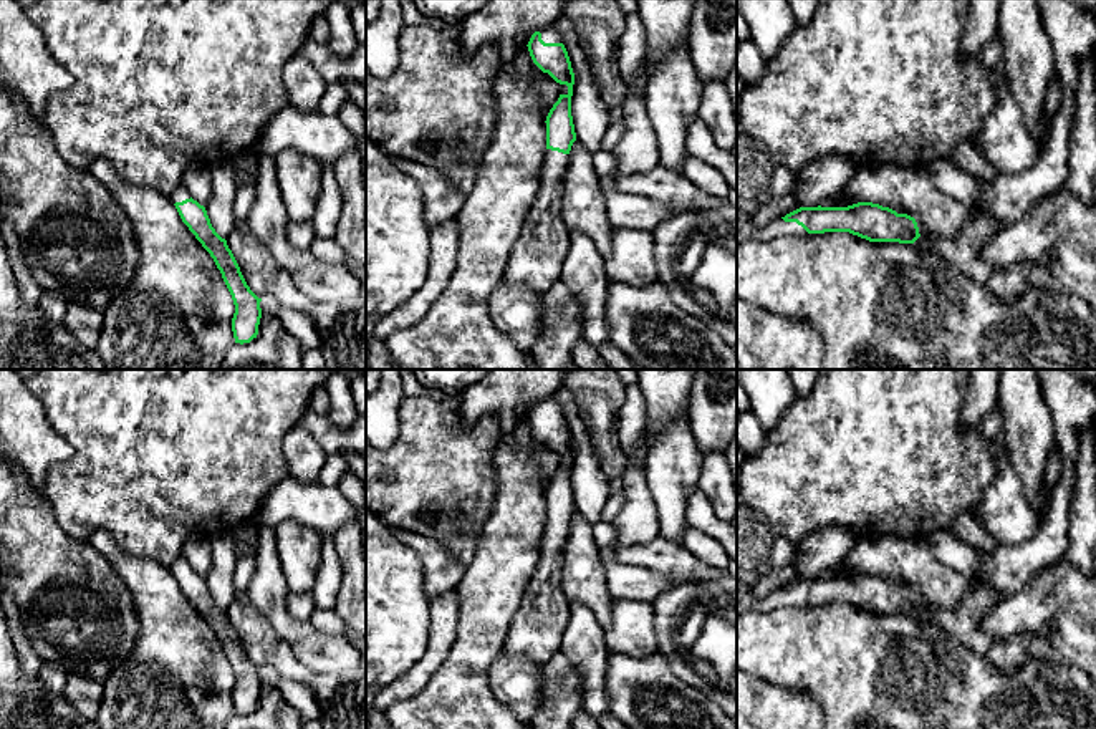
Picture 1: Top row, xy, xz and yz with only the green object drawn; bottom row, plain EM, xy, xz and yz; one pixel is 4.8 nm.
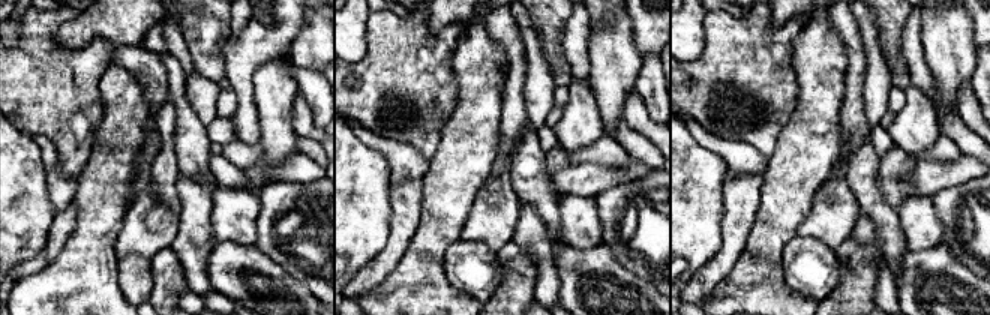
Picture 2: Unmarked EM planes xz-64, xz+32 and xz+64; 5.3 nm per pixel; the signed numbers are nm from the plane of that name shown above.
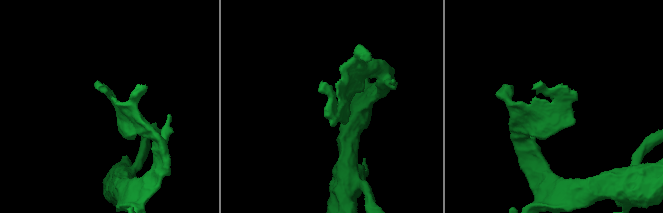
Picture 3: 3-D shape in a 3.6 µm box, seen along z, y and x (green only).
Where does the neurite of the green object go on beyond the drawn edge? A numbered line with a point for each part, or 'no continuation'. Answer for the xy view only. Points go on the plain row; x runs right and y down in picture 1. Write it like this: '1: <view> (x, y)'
1: xy (179, 565)

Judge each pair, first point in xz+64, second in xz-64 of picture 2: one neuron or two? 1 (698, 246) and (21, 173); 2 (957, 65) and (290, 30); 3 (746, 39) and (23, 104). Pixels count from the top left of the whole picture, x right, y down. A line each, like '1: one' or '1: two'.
1: one
2: two
3: one

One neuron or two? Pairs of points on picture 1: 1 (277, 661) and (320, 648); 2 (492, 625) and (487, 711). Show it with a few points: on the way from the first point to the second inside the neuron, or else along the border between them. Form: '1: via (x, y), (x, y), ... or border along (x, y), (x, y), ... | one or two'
1: border along (272, 623), (293, 655), (317, 675) | two
2: via (480, 646), (480, 690) | one

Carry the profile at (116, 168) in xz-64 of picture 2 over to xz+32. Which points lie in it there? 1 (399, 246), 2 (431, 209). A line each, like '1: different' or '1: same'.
1: different
2: same

